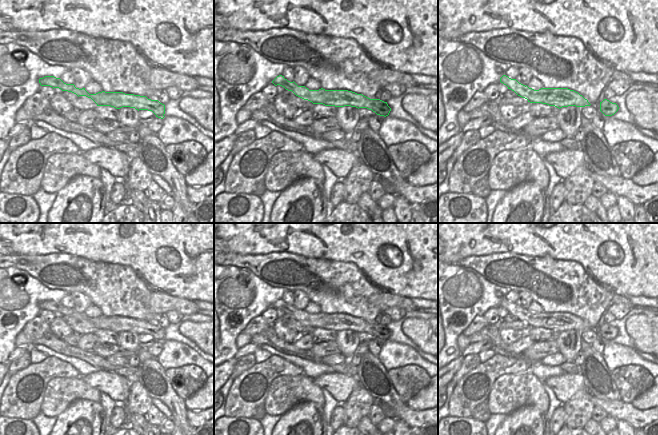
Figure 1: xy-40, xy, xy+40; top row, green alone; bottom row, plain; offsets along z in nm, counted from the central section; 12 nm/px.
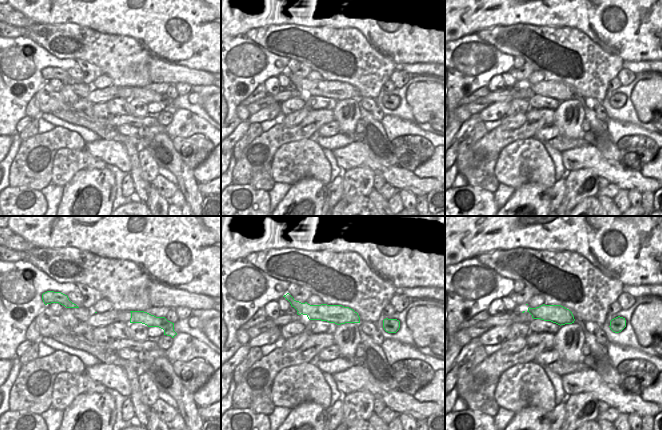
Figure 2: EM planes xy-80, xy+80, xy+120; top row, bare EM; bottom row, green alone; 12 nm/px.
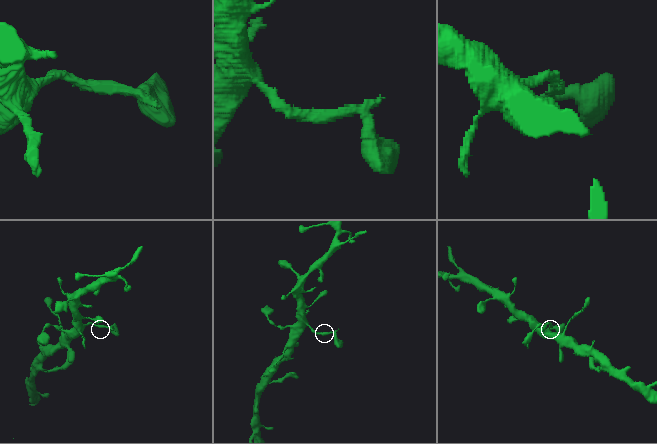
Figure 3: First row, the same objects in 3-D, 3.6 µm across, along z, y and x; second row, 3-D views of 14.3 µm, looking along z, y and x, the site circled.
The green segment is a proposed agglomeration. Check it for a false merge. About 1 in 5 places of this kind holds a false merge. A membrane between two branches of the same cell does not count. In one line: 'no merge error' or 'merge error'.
no merge error

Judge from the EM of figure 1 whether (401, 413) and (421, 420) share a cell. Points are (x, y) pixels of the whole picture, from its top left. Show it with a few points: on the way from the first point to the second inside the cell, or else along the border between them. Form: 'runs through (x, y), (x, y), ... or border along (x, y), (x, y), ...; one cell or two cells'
runs through (406, 414), (416, 419); one cell

